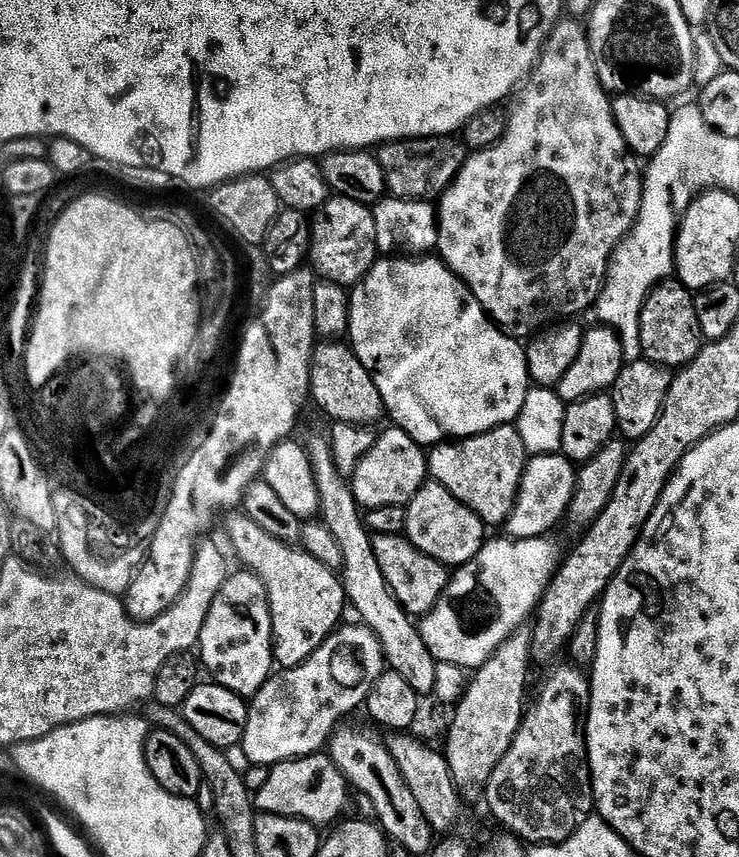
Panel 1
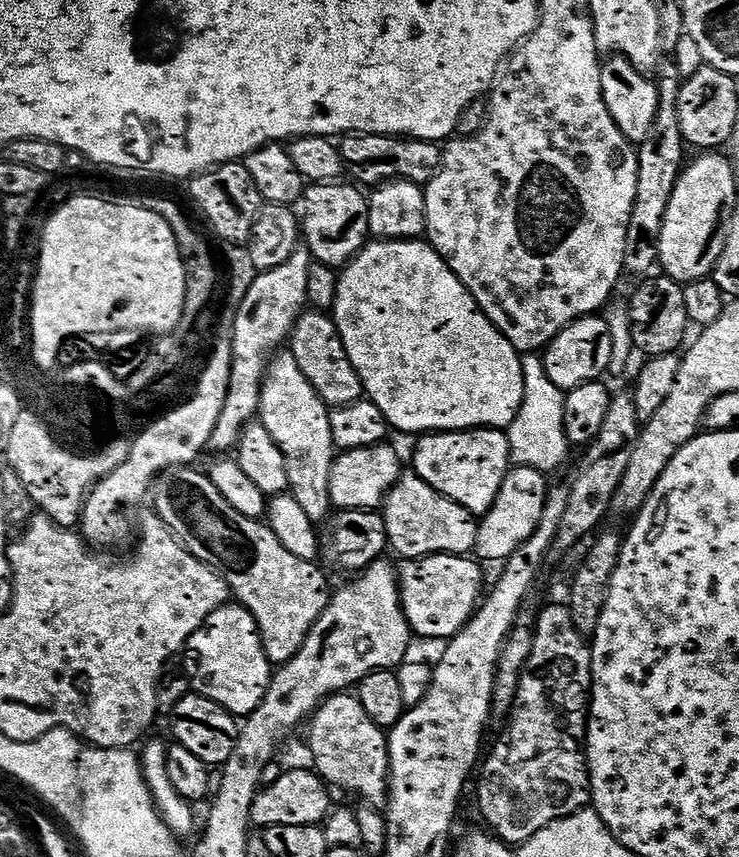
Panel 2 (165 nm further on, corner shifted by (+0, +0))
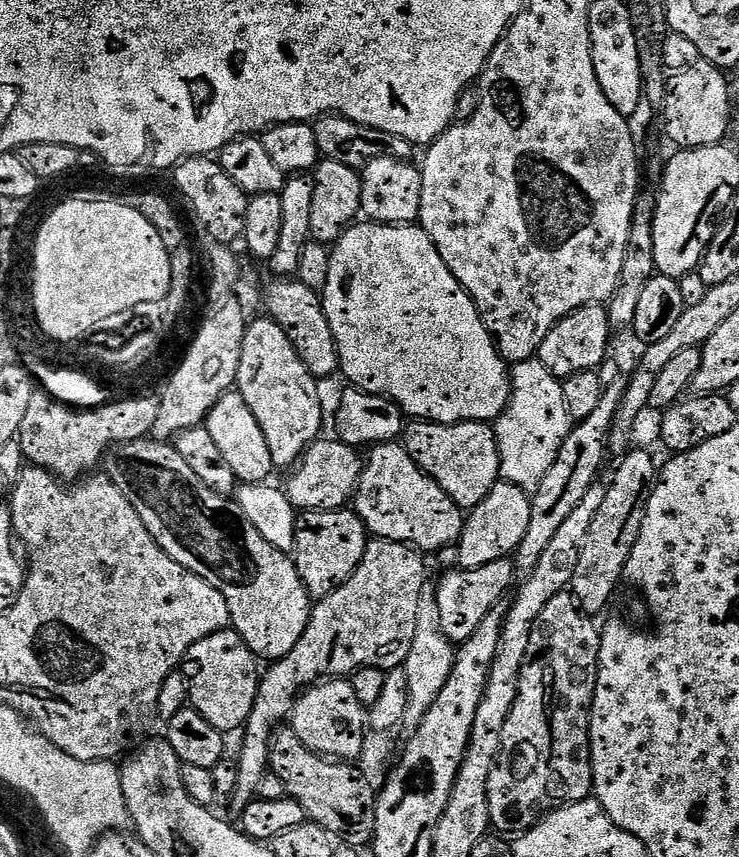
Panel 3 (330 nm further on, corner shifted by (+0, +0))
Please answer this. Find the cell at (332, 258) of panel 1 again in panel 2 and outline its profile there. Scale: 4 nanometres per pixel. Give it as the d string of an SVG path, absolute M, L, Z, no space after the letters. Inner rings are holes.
M333 182L305 187L298 205L303 247L307 248L315 263L326 264L337 270L343 269L364 247L368 232L368 201L365 193L360 193L359 187L343 188L342 185Z

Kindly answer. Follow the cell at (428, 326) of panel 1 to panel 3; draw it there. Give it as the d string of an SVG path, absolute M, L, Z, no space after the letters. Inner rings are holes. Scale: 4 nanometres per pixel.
M357 222L344 233L342 239L336 241L331 249L330 278L326 278L326 286L322 293L326 318L330 322L330 330L334 330L334 342L340 355L340 372L348 379L347 383L362 392L385 396L400 407L405 417L416 420L430 420L434 424L463 424L465 420L494 422L504 413L508 404L508 396L512 393L509 365L500 357L500 350L495 340L486 330L476 304L470 294L450 274L446 262L442 262L442 254L430 242L424 229L416 224L378 224L375 222Z

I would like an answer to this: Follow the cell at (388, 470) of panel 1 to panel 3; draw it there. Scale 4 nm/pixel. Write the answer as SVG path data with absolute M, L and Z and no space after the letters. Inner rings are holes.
M321 438L314 441L304 451L304 455L300 457L291 473L293 476L288 480L286 485L288 501L300 512L321 512L343 508L355 497L365 461L357 449L343 444L339 438L331 439Z

